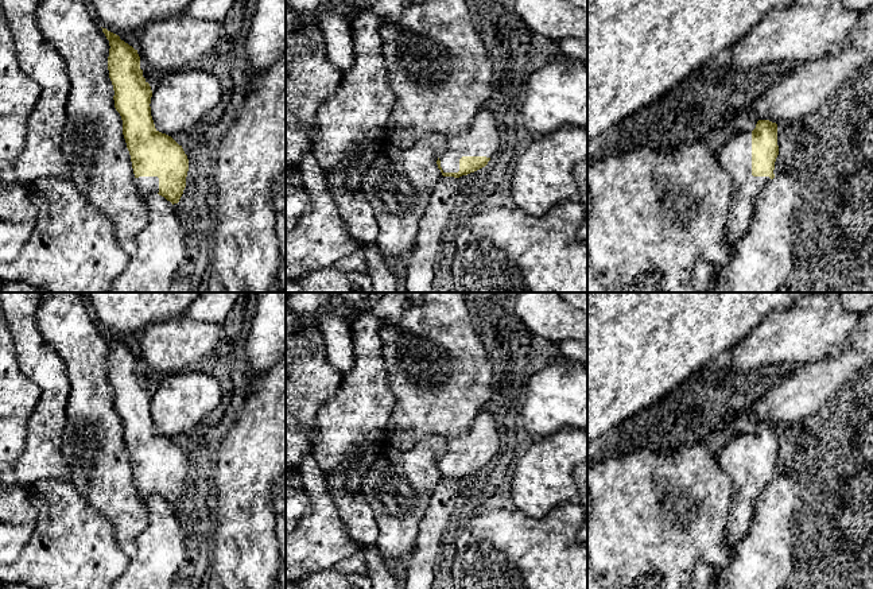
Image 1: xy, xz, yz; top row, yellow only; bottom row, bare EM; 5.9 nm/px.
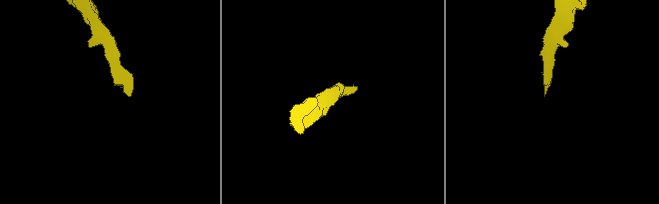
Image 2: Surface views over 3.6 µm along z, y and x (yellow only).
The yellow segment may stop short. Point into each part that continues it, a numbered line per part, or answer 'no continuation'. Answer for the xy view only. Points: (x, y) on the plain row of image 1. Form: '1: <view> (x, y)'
1: xy (147, 487)

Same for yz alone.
1: yz (734, 458)

